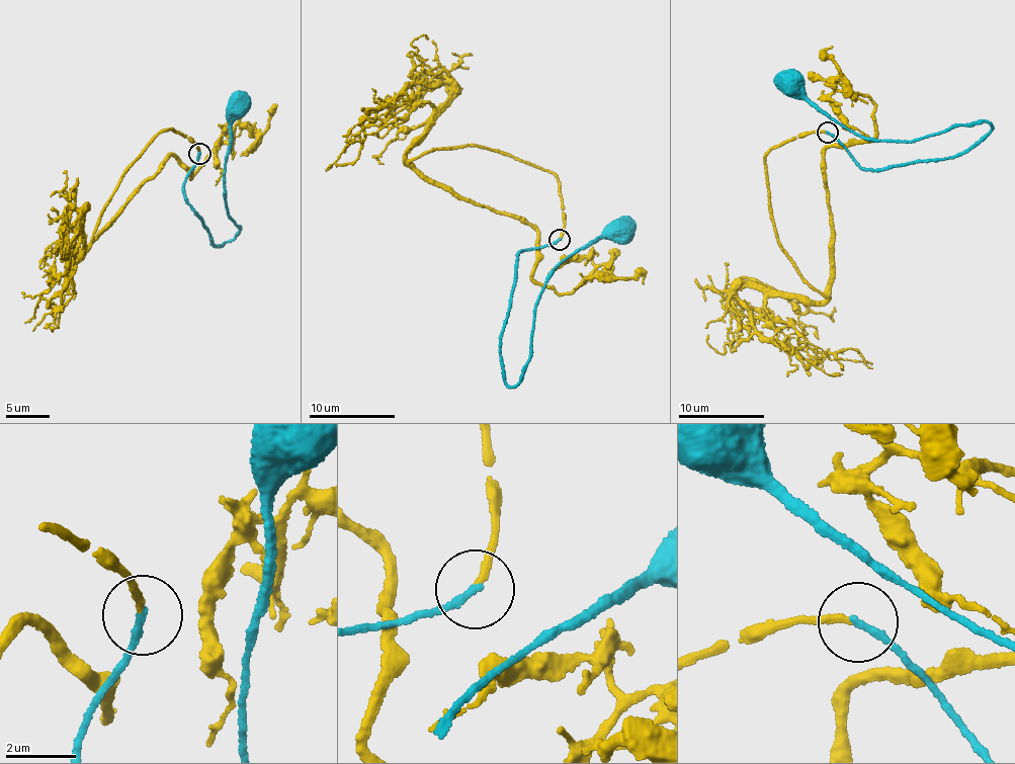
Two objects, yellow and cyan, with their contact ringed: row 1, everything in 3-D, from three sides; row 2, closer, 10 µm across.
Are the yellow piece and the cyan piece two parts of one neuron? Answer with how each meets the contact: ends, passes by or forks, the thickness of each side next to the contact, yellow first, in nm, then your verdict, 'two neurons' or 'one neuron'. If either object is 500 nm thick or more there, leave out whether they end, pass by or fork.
yellow ends there; cyan ends there; 170 nm thick on the yellow side, 220 nm on the other; one neuron

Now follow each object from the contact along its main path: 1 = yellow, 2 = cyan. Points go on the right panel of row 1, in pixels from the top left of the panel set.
1: (826, 134), (764, 164), (783, 252), (822, 293), (826, 148), (875, 124), (867, 96), (832, 92), (868, 137)
2: (828, 133), (862, 168), (874, 169), (971, 149), (992, 125), (980, 120), (912, 141), (876, 143), (775, 77)

